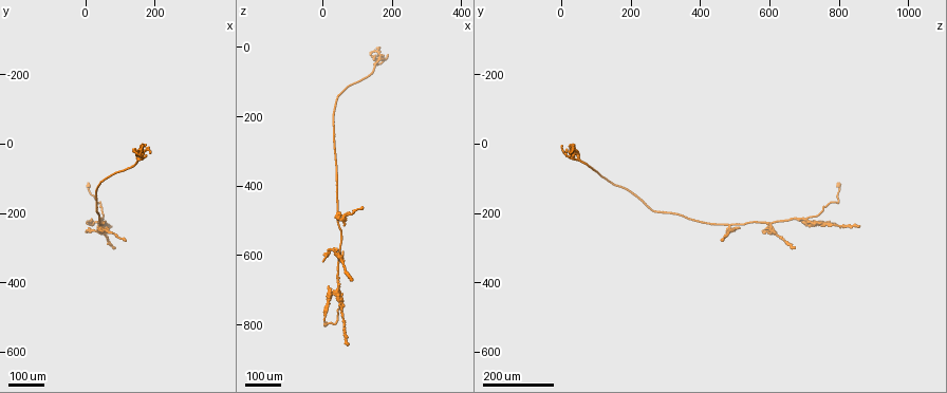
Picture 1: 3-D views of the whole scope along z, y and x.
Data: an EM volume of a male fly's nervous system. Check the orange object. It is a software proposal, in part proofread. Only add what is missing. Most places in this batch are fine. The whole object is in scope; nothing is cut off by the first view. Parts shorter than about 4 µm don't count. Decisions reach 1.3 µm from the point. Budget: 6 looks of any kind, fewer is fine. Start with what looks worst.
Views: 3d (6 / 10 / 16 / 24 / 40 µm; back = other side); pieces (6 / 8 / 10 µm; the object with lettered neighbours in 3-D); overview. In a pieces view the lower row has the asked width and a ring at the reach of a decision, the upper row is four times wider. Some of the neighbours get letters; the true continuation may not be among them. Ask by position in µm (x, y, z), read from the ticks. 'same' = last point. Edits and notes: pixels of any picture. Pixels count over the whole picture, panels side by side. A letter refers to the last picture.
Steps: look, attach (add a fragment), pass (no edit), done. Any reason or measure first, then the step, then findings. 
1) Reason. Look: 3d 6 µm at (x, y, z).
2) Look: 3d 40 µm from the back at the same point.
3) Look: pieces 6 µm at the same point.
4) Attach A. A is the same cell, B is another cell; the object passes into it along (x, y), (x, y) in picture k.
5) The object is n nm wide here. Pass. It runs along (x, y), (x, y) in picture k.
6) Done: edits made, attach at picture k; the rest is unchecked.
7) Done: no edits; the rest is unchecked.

Free end. Look: 3d 24 µm at (65, 250, 475).

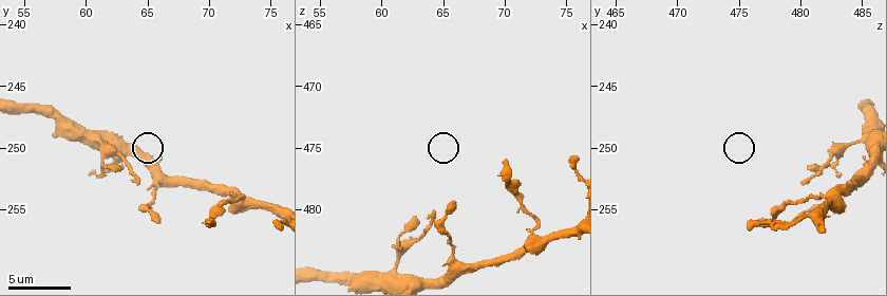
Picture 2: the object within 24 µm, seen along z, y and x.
Look: pieces 6 µm at (70.2, 256.0, 476.2).

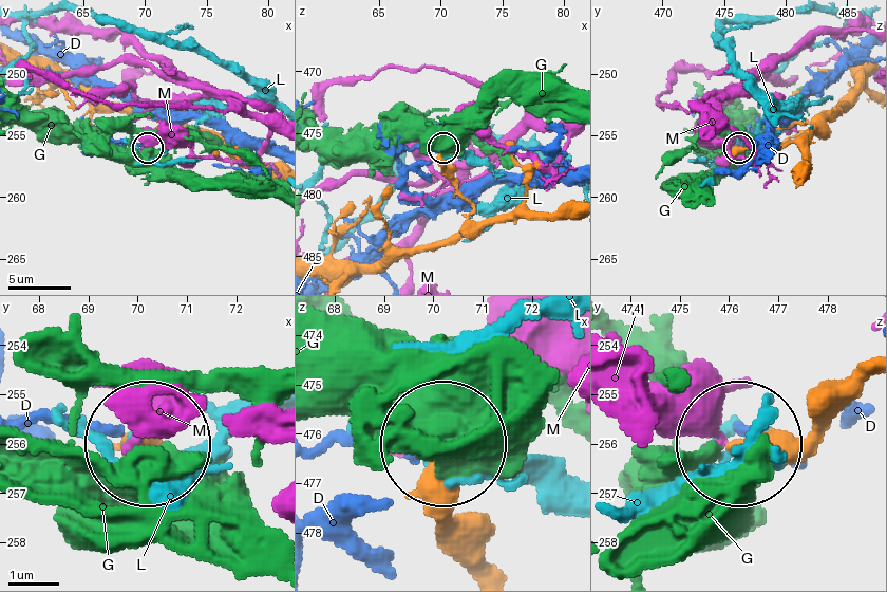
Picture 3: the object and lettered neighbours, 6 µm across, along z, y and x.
The object is 390 nm wide here. Pass. D, G, L and M are other cells; no lettered fragment goes on from it.

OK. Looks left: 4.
An open end. Look: 3d 24 µm at (55, 230, 745).

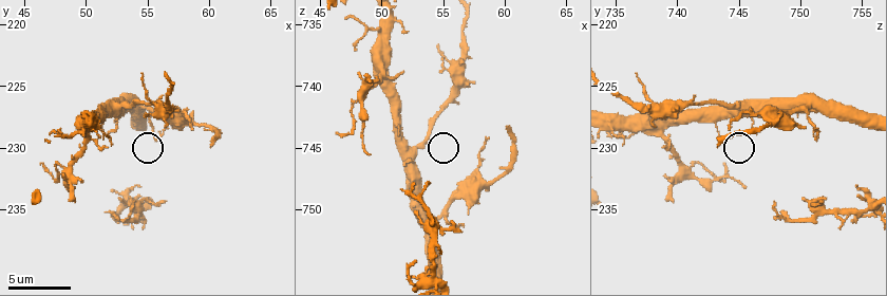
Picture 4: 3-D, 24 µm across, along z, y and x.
Zoom in. Look: 3d 10 µm at (60.2, 230.0, 743.4).

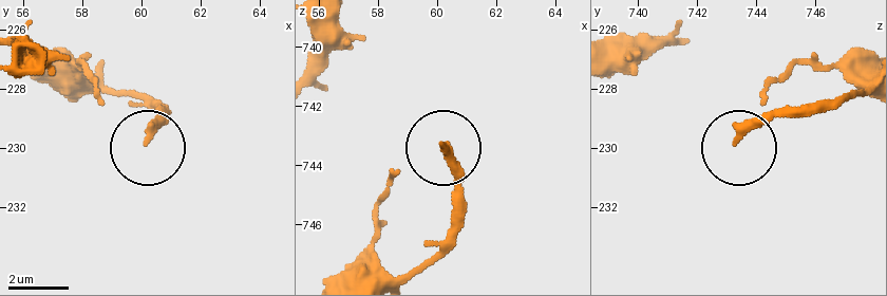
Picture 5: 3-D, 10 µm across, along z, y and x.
Look: pieces 10 µm at (60.2, 229.7, 743.3).

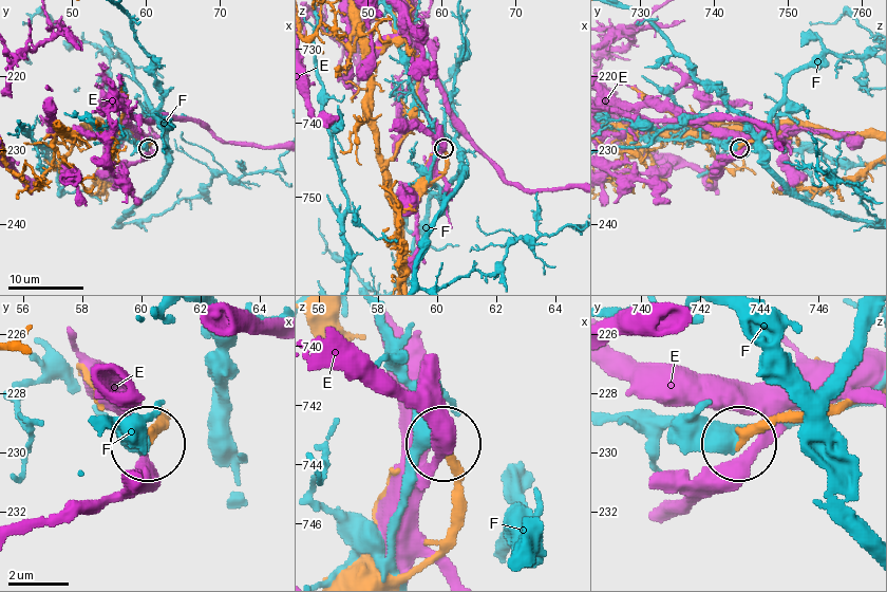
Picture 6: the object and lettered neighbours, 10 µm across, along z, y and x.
Pass. E and F are other cells; none of them fits.

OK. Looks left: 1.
Done: no edits; the rest is unchecked.

